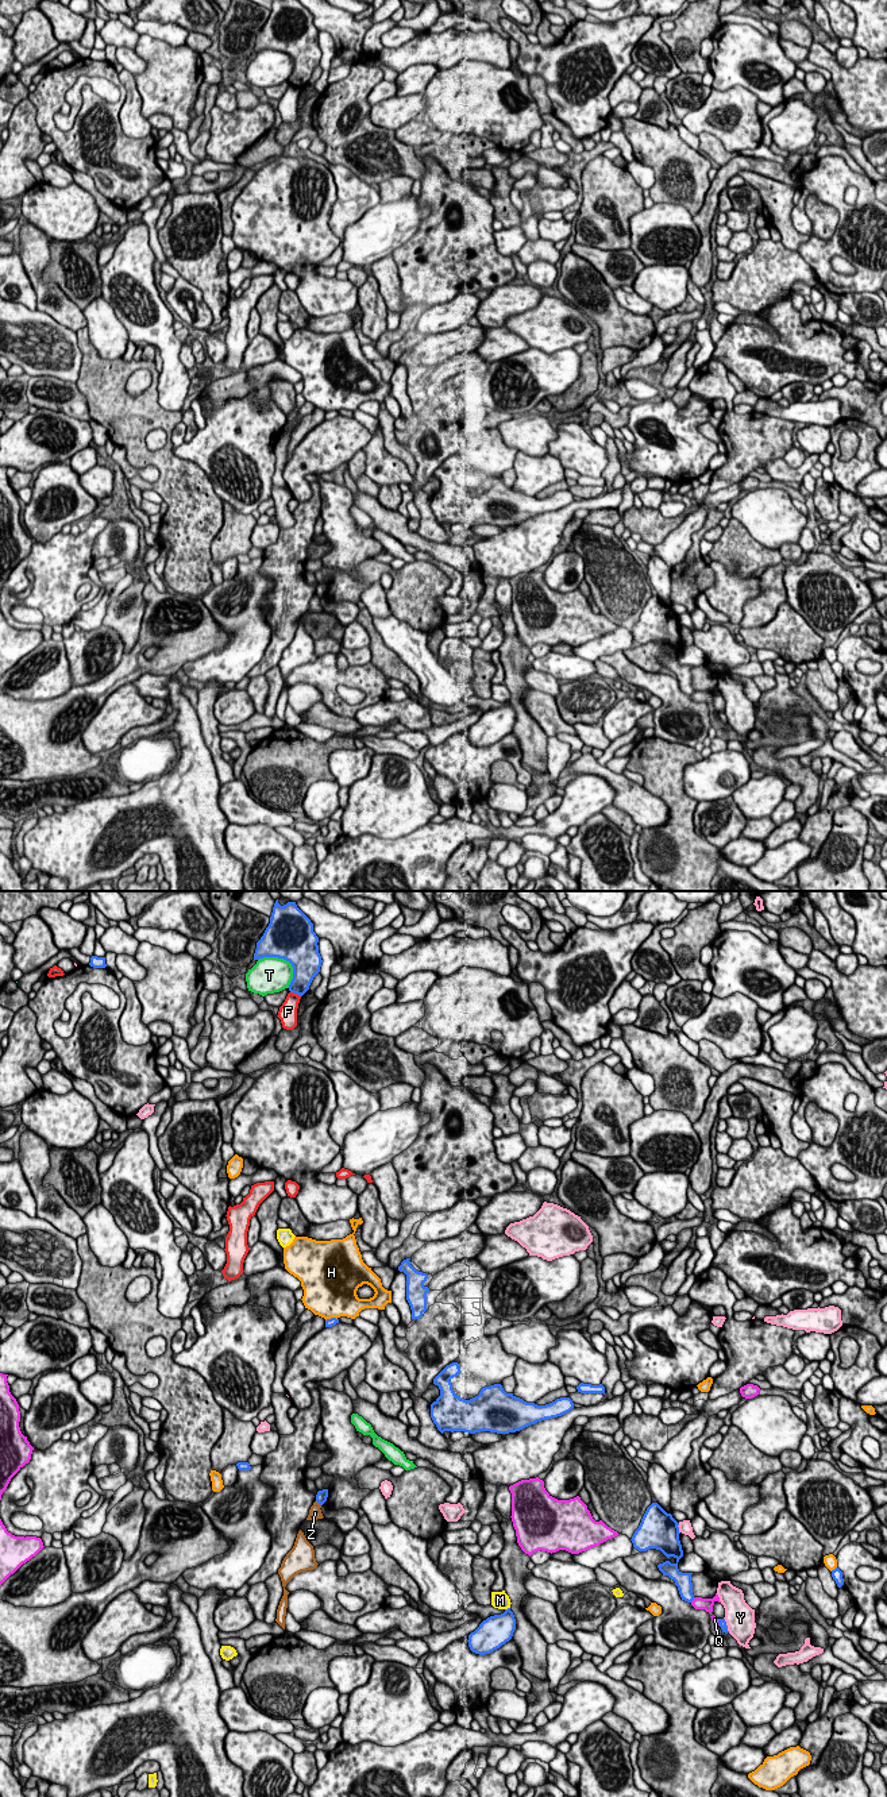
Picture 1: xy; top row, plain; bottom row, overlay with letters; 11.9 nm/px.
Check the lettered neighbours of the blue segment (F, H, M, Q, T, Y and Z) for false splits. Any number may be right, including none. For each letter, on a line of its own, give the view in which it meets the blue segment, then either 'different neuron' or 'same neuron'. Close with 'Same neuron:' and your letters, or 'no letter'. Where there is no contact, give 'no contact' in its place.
F: meets blue in xy; different neuron
H: meets blue in xy; different neuron
M: meets blue in xy; different neuron
Q: meets blue in xy; different neuron
T: meets blue in xy; different neuron
Y: meets blue in xy; different neuron
Z: meets blue in xy; different neuron
Same neuron: no letter

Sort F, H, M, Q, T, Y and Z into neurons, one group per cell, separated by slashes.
F / H / M / Q / T / Y / Z

